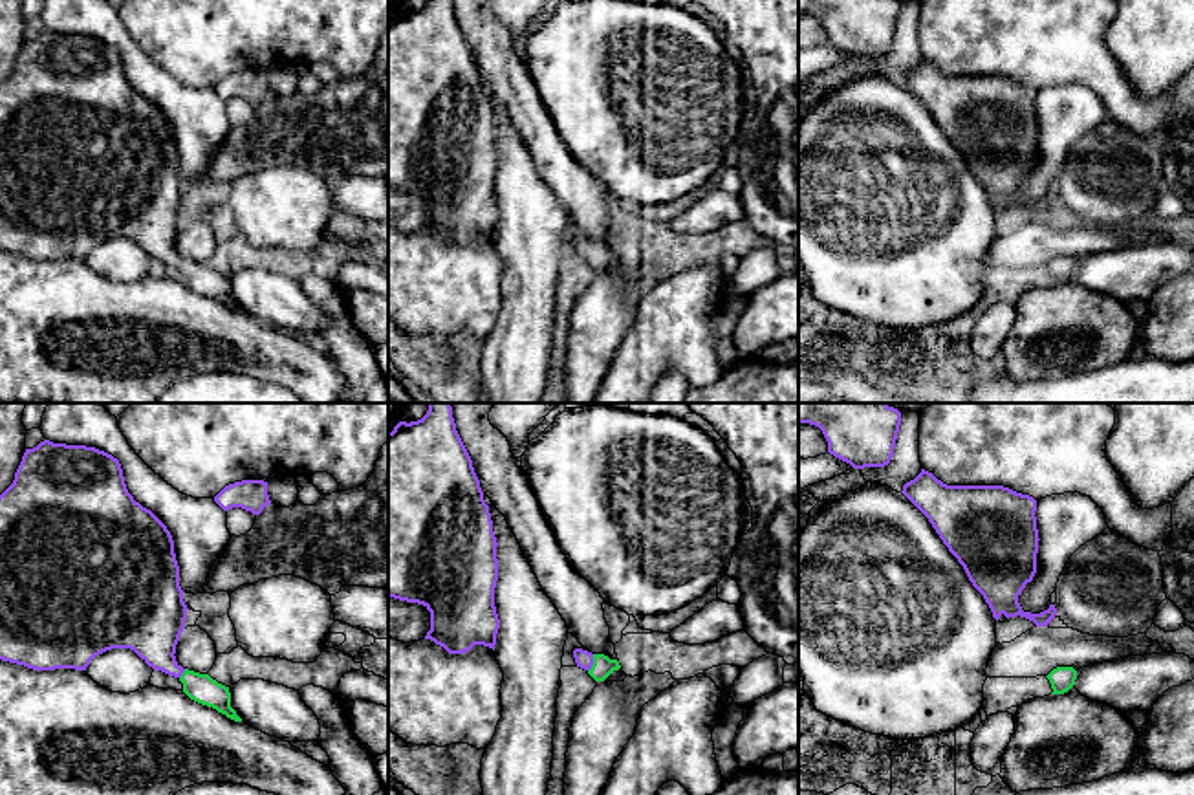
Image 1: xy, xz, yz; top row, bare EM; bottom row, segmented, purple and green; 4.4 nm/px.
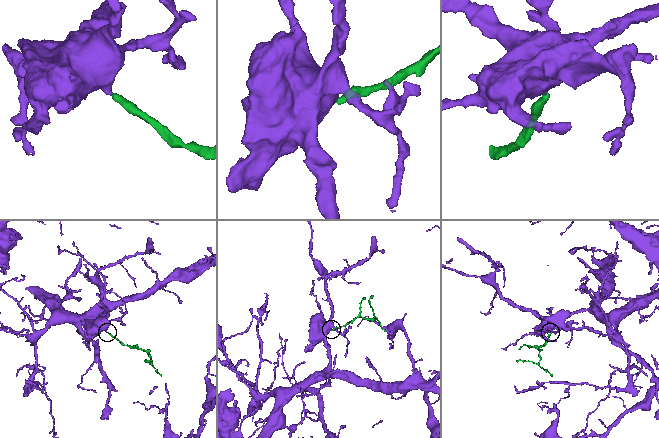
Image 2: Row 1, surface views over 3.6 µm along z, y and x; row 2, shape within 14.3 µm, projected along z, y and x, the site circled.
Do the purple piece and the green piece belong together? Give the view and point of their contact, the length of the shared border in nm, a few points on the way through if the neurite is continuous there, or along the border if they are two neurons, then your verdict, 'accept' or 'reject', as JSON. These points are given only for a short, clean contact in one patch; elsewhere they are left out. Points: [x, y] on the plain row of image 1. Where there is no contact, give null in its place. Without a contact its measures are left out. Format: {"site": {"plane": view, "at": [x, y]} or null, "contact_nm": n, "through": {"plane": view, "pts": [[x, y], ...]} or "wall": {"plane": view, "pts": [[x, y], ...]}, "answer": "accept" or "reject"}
{"site": {"plane": "xz", "at": [592, 253]}, "contact_nm": 80, "through": {"plane": "xz", "pts": [[583, 248], [592, 253], [603, 255]]}, "answer": "accept"}

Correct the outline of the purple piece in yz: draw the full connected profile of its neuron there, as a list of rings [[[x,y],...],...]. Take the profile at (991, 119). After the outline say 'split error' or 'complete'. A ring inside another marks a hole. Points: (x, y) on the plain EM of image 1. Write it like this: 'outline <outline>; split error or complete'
outline [[[921,62],[901,81],[932,114],[943,134],[963,156],[972,176],[983,185],[993,207],[1026,207],[1037,216],[1047,216],[1055,194],[1040,203],[1024,201],[1018,185],[1037,163],[1038,119],[1037,90],[1004,75],[947,75],[932,62]]]; complete

